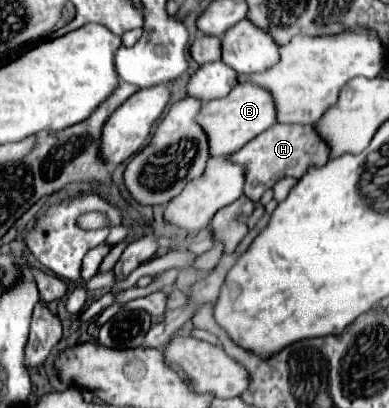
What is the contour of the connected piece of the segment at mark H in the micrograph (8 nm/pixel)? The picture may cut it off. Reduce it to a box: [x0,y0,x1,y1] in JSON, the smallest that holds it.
[229,124,329,202]

